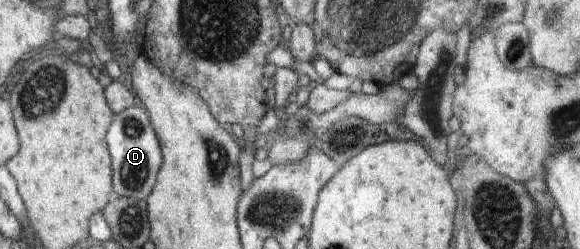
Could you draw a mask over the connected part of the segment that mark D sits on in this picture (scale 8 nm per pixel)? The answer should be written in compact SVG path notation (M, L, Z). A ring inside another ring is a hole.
M131 106L124 112L116 114L108 134L108 152L112 156L112 186L118 196L126 196L130 200L146 200L150 190L156 184L156 176L162 166L162 150L152 128L148 113L143 108Z

